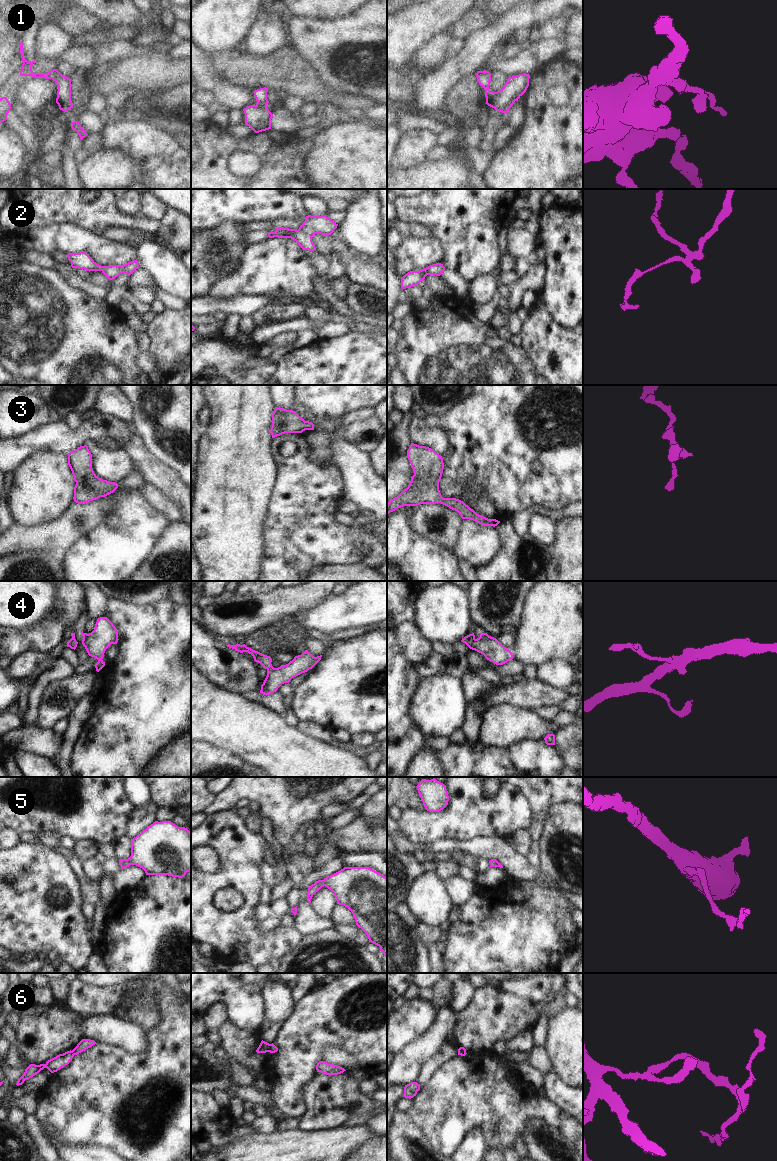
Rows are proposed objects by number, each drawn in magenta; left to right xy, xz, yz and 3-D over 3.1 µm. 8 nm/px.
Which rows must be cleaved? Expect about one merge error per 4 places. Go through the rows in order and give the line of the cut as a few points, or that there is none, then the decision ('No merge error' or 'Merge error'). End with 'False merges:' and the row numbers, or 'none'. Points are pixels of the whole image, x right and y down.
1: No split. No merge error
2: No split. No merge error
3: No split. No merge error
4: No split. No merge error
5: No split. No merge error
6: Split along xz (270, 1044), (267, 1051). Merge error
False merges: 6.

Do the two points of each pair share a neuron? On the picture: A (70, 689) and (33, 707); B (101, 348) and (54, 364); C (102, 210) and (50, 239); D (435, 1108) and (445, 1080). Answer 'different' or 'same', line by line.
A: different
B: same
C: different
D: same

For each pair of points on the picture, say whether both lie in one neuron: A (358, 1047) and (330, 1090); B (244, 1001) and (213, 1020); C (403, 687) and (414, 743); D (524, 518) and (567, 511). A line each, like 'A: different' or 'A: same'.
A: different
B: different
C: same
D: same

